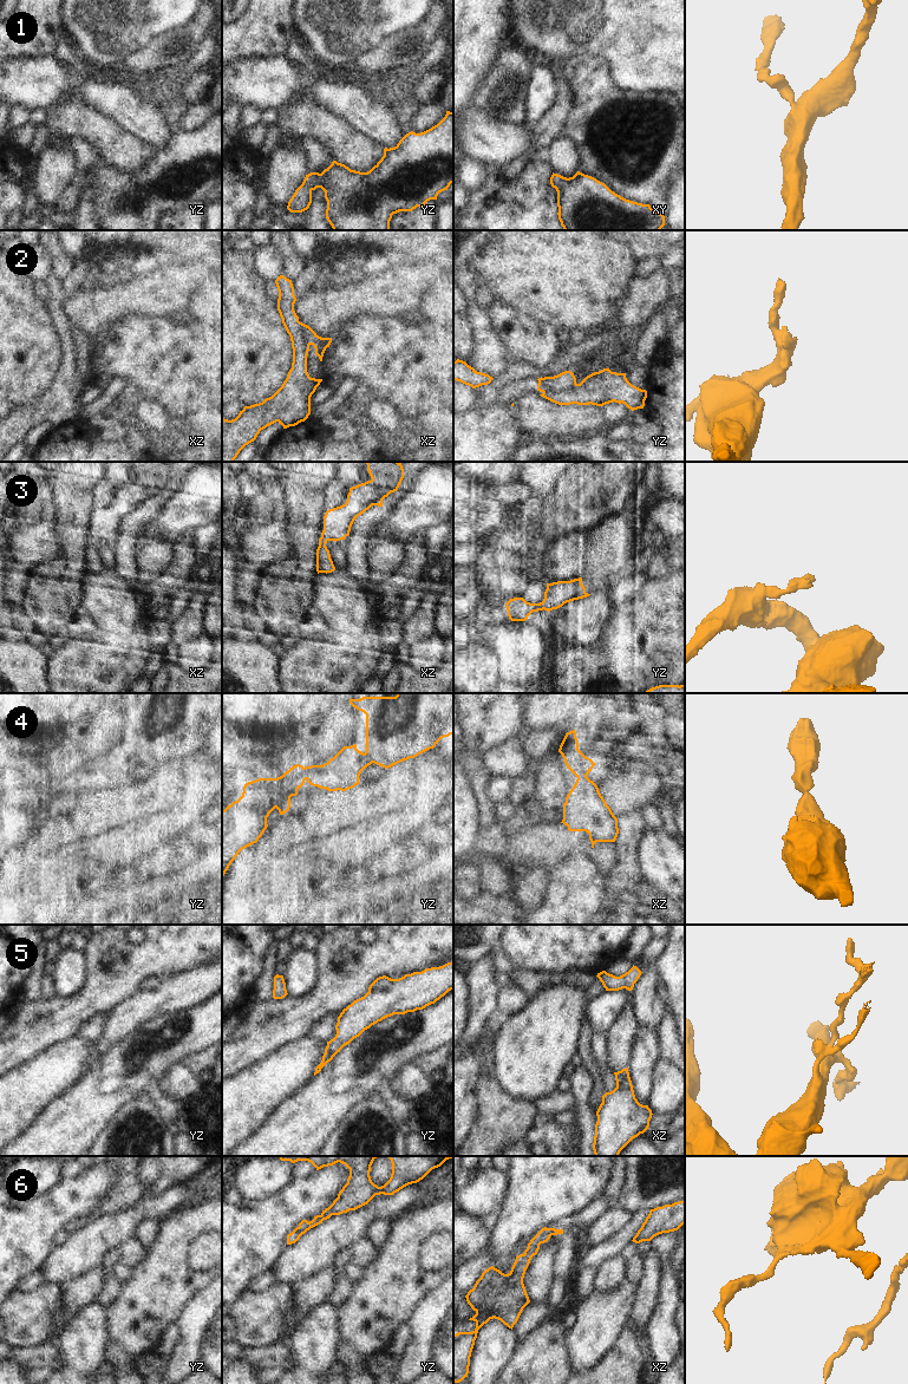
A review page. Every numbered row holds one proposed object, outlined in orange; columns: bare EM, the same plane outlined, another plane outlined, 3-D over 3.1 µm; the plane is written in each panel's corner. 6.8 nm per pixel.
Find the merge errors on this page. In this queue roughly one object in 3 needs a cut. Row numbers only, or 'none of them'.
5

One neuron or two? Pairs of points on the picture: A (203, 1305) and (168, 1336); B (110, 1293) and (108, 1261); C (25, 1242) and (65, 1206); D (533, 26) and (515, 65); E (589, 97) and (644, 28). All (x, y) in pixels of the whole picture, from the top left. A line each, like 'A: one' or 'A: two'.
A: two
B: one
C: one
D: two
E: two

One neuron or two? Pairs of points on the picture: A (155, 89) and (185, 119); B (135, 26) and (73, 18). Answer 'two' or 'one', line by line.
A: two
B: one

